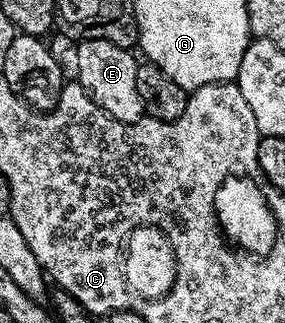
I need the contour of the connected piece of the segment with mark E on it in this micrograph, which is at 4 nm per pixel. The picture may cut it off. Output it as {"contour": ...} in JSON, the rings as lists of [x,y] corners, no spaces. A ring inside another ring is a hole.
{"contour":[[[83,40],[77,48],[76,83],[85,89],[85,93],[111,118],[119,122],[133,124],[145,116],[143,98],[139,98],[139,86],[135,86],[138,57],[130,49],[115,46],[115,42],[106,40]]]}

